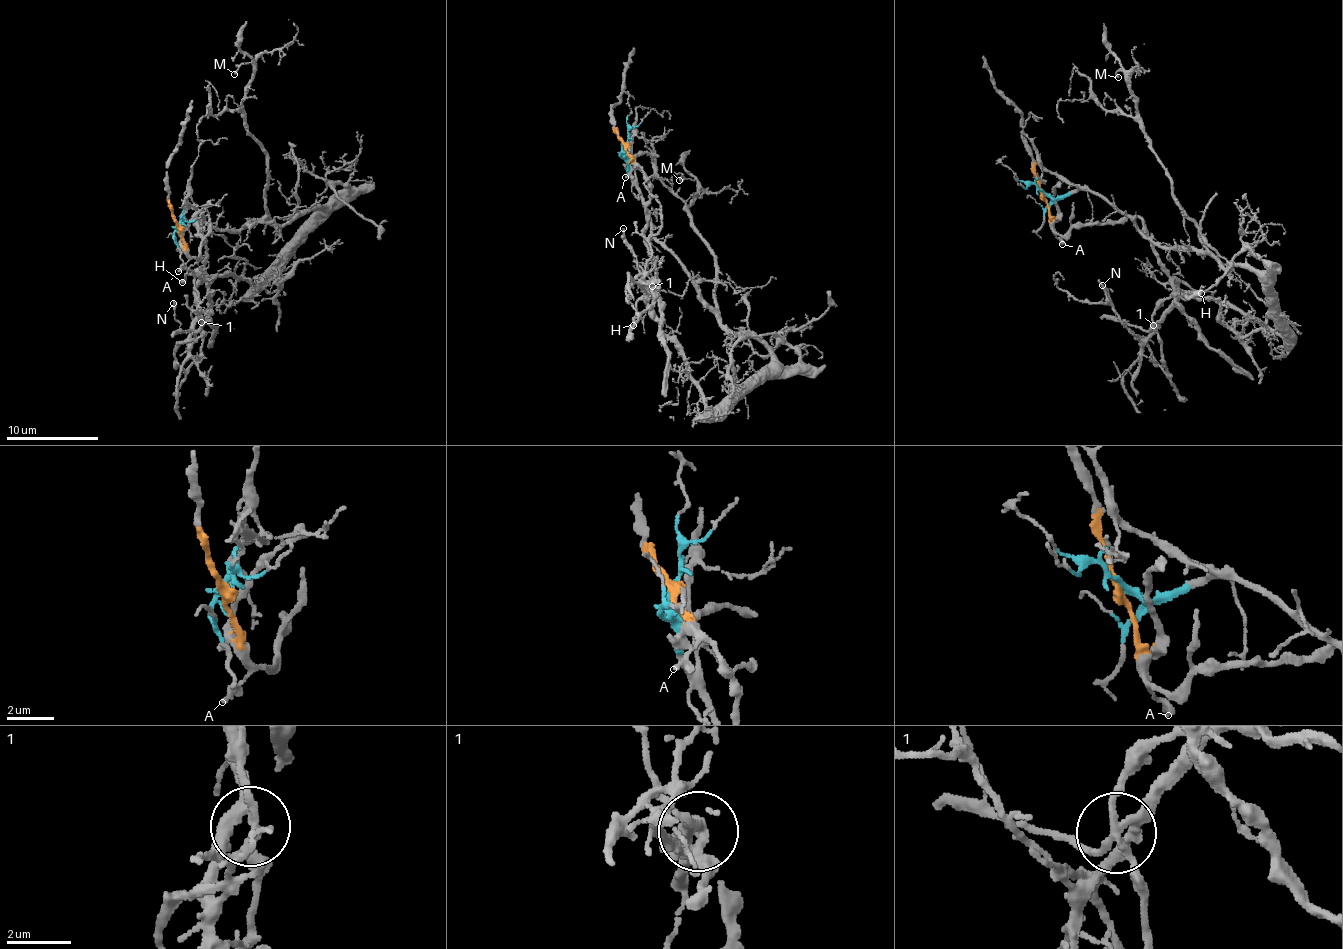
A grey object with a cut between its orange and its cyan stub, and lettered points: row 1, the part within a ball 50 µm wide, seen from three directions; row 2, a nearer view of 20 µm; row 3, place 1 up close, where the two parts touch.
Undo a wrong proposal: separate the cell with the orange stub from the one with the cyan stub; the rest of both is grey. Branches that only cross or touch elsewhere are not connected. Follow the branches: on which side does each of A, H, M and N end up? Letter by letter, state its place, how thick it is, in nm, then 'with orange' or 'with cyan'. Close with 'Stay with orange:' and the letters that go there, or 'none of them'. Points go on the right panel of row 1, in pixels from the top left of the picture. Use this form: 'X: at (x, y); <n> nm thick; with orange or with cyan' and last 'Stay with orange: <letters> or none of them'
A: at (1062, 244); 280 nm thick; with orange
H: at (1201, 293); 240 nm thick; with orange
M: at (1118, 77); 150 nm thick; with cyan
N: at (1102, 285); 100 nm thick; with cyan
Stay with orange: A, H

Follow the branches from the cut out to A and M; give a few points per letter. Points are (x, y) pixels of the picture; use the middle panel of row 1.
A: (624, 144), (636, 166), (625, 178)
M: (624, 144), (649, 228), (715, 309), (715, 258), (689, 215), (697, 183), (679, 181)

